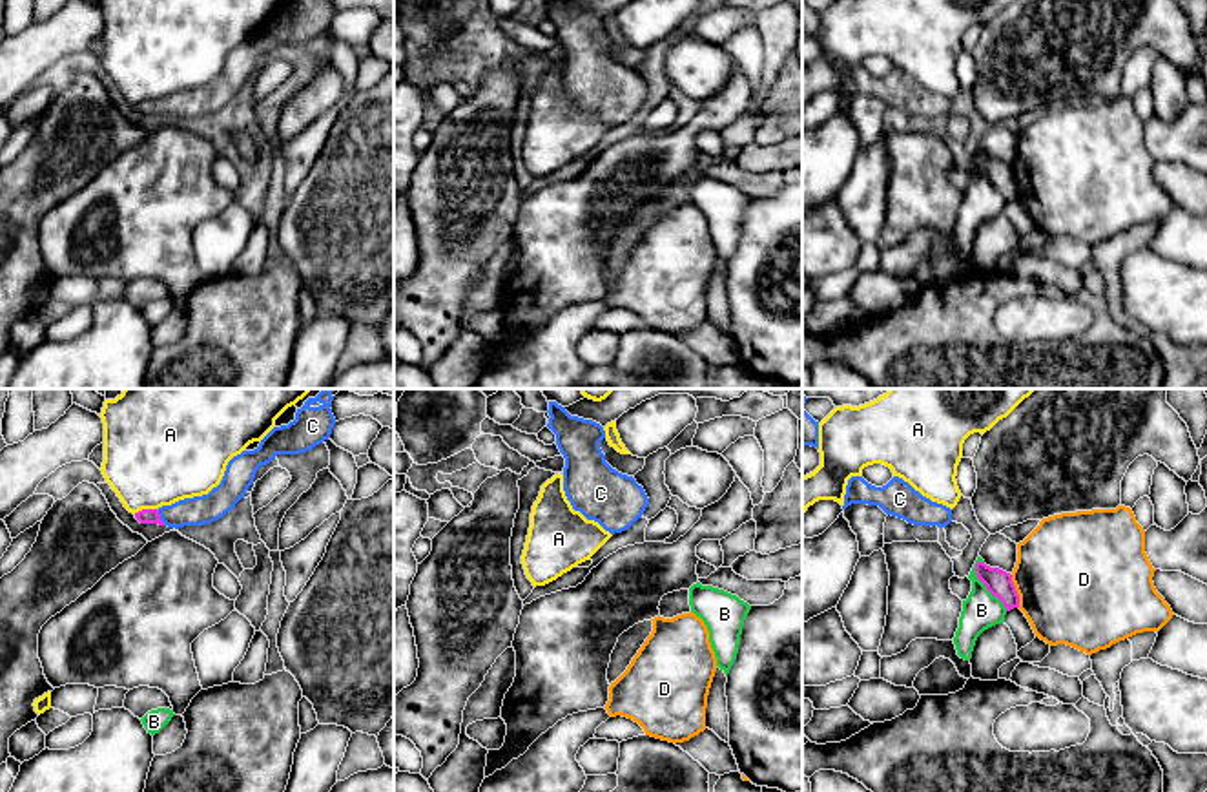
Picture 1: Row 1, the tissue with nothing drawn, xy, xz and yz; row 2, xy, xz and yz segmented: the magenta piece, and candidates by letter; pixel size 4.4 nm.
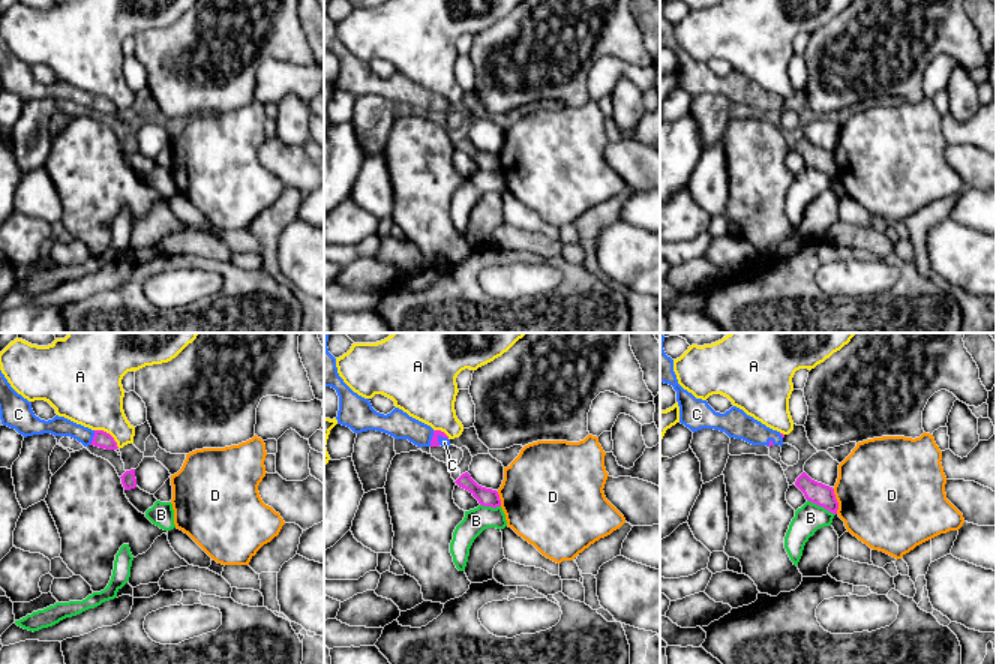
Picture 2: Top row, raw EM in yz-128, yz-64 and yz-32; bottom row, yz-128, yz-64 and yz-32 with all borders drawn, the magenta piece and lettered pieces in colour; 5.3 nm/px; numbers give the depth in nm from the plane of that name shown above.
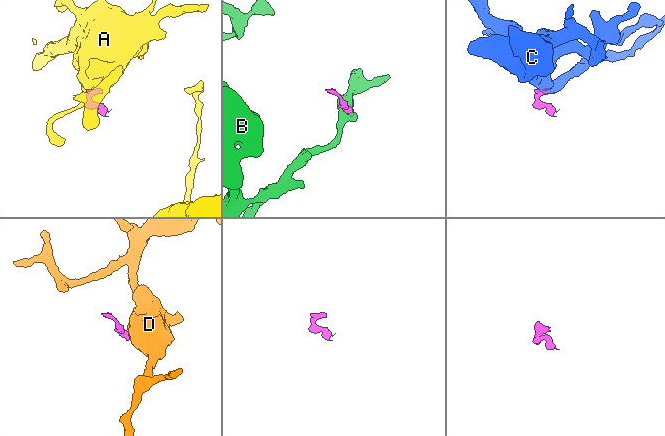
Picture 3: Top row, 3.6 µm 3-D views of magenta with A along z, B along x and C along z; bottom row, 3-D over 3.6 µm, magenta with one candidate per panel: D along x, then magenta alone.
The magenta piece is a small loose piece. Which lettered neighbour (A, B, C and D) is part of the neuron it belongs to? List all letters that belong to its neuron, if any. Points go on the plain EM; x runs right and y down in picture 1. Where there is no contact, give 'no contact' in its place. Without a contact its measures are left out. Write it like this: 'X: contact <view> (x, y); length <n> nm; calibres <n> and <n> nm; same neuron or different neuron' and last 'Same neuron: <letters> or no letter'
A: contact xy (144, 101); length 110 nm; calibres 60 and 440 nm; different neuron
B: contact yz (985, 176); length 260 nm; calibres 110 and 170 nm; different neuron
C: contact xy (159, 108); length 80 nm; calibres 60 and 130 nm; same neuron
D: contact yz (1016, 183); length 150 nm; calibres 110 and 500 nm; different neuron
Same neuron: C

